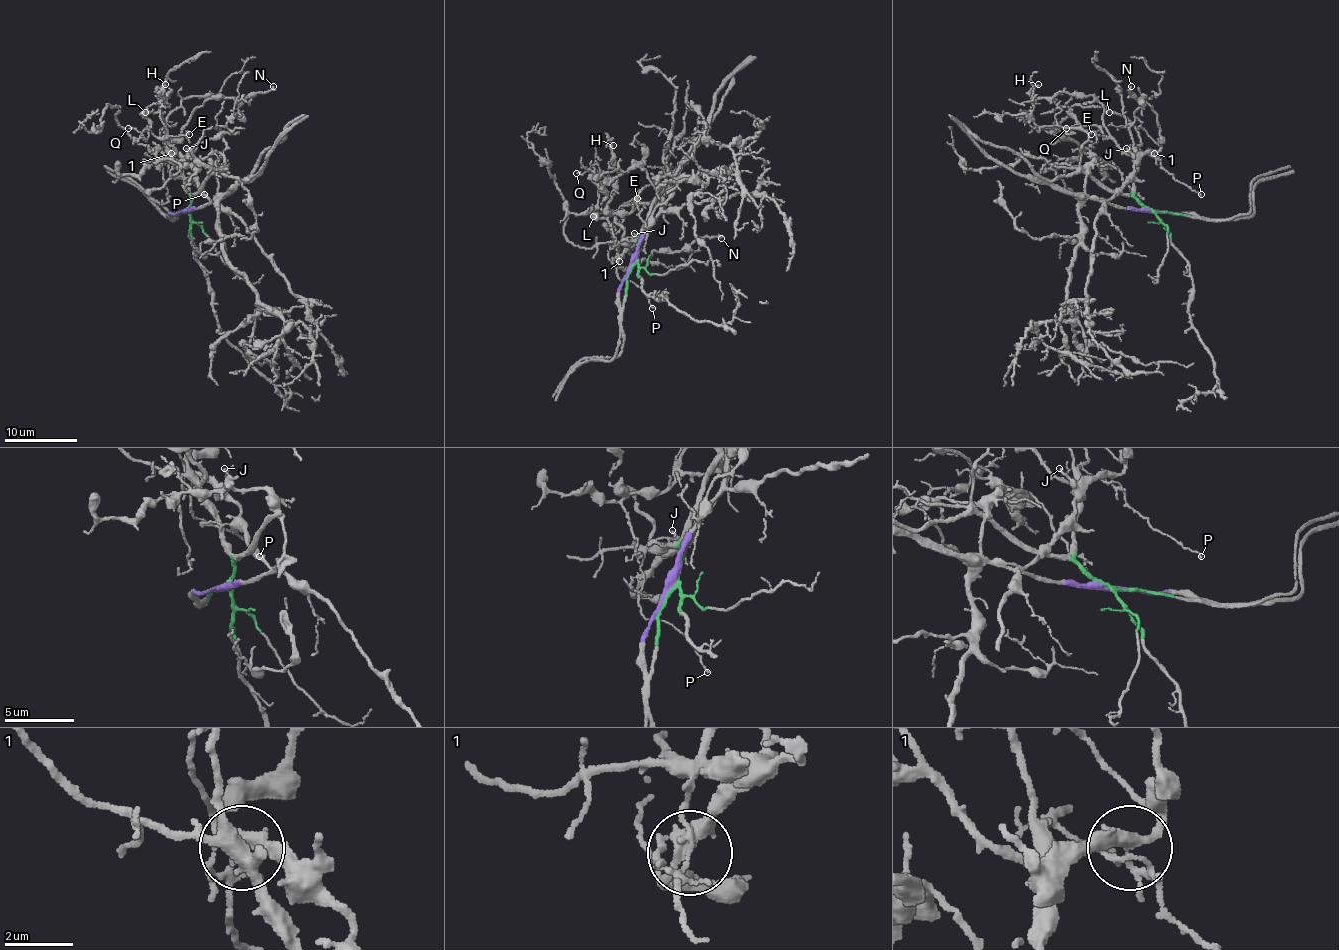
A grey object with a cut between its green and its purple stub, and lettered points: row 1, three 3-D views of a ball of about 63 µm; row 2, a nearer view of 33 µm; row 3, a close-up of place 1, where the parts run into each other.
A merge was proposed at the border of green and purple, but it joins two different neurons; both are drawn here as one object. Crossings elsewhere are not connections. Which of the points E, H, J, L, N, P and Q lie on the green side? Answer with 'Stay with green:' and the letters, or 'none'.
Stay with green: E, H, L, P, Q

